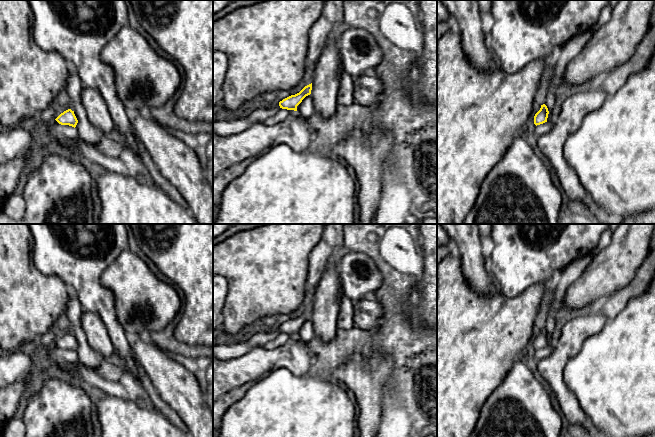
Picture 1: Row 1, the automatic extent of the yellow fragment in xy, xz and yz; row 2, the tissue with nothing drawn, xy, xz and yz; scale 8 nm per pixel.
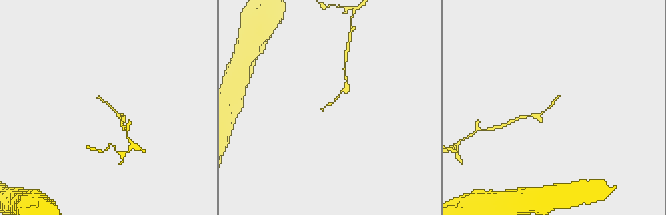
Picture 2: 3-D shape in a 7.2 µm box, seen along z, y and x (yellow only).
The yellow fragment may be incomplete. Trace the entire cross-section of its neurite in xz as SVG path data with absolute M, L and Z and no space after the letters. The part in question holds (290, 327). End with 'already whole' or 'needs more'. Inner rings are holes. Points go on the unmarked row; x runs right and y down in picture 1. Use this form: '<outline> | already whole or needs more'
M312 307L305 310L299 317L291 319L279 326L279 330L282 333L297 335L297 330L302 326L302 324L311 318Z | already whole

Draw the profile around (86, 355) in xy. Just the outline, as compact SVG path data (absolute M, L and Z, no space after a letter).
M71 292L63 315L68 319L73 330L74 338L78 344L75 351L78 360L86 368L95 370L102 358L88 344L80 322L82 312L82 305L75 294Z

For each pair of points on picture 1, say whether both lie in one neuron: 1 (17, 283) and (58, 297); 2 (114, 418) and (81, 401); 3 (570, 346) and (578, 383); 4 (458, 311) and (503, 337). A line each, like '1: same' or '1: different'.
1: same
2: different
3: different
4: same

